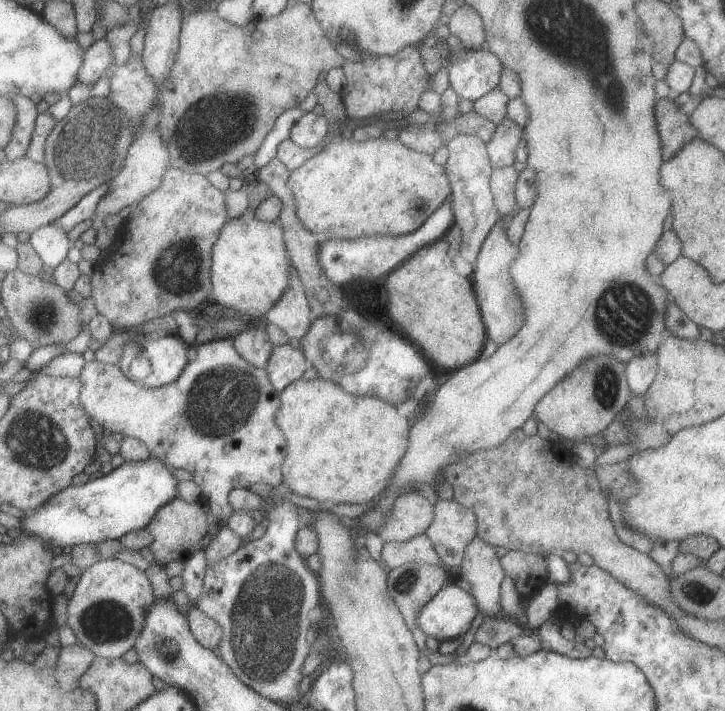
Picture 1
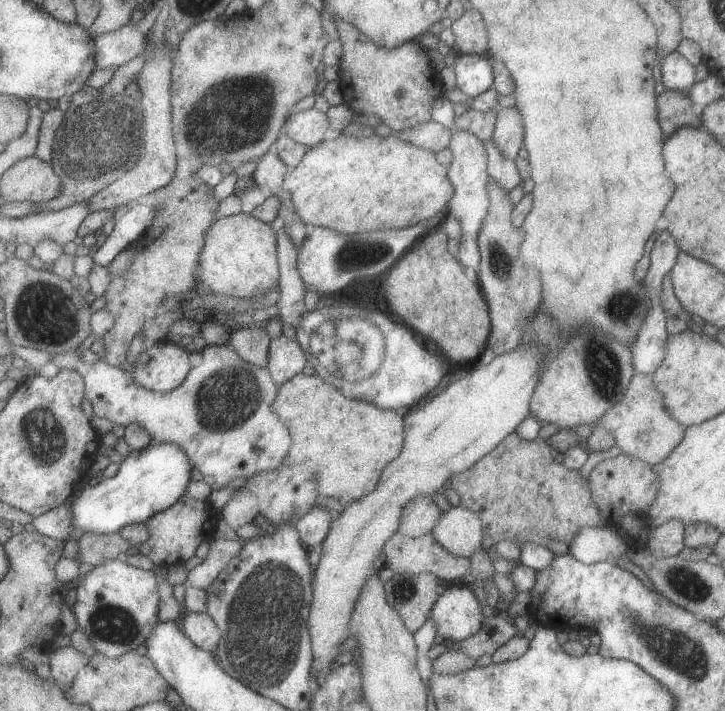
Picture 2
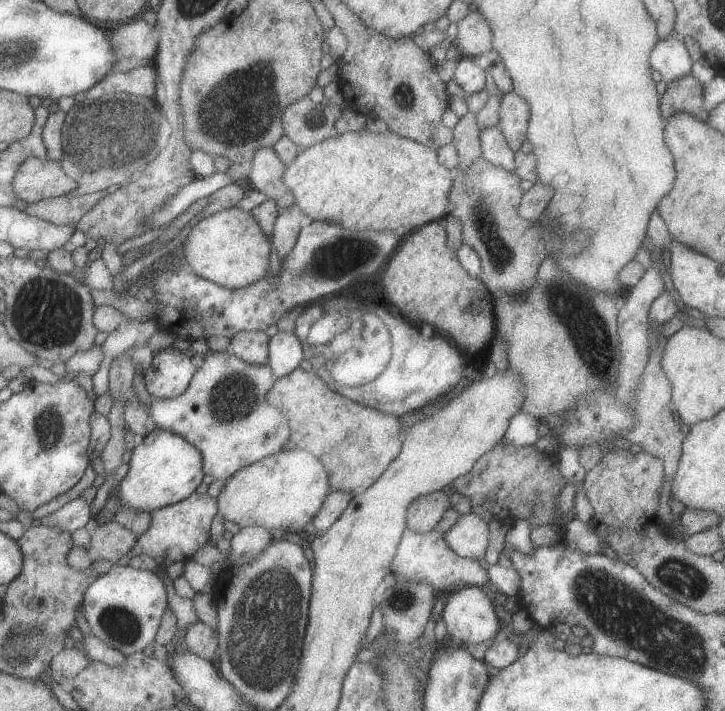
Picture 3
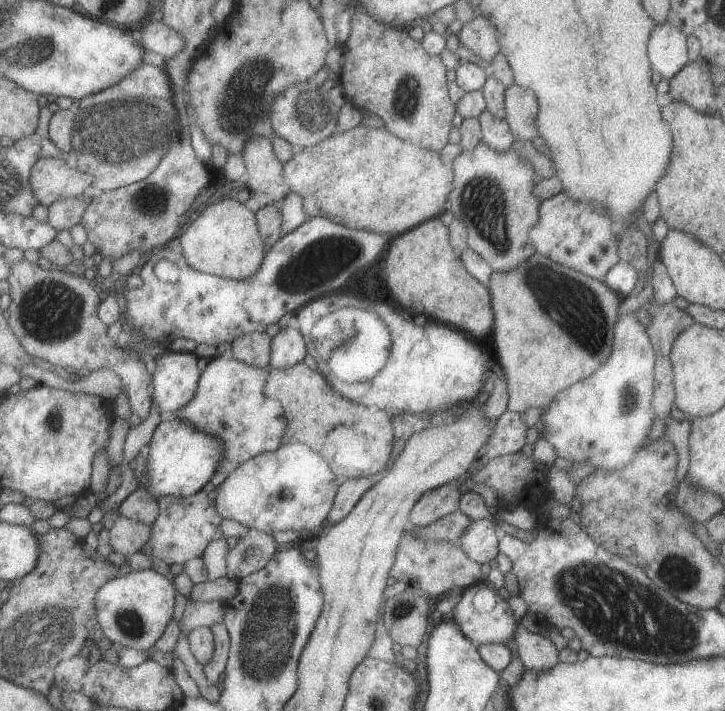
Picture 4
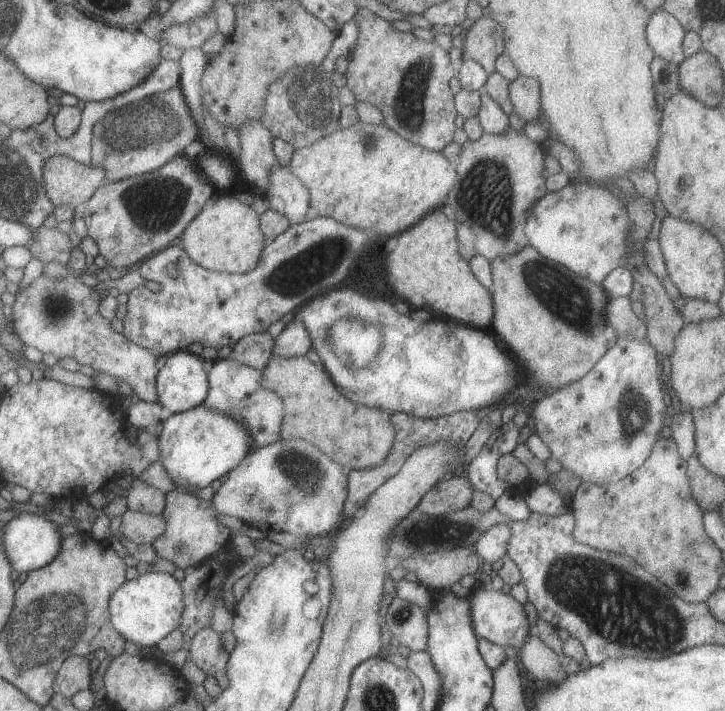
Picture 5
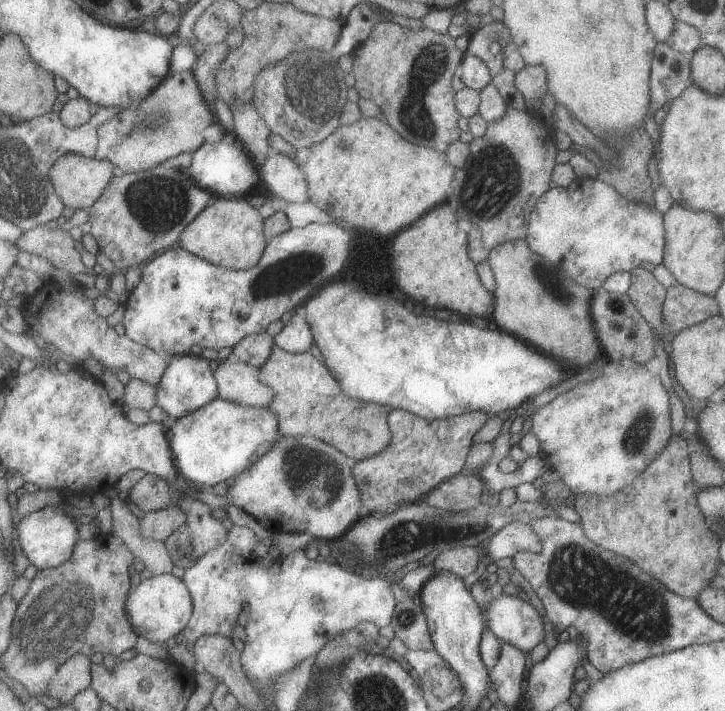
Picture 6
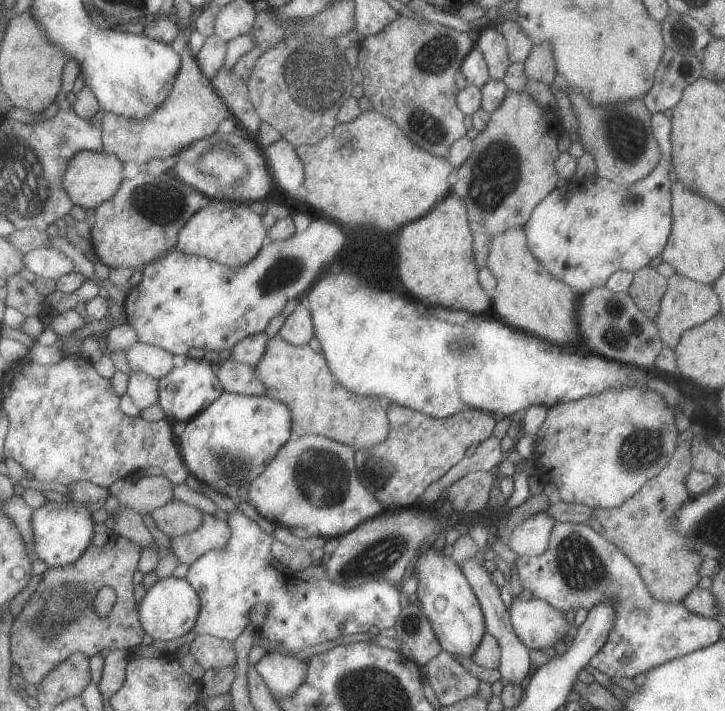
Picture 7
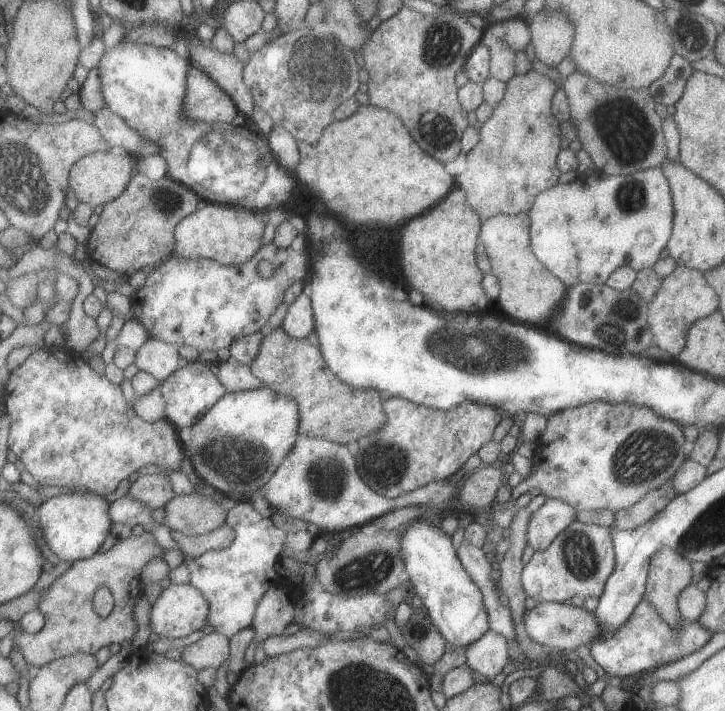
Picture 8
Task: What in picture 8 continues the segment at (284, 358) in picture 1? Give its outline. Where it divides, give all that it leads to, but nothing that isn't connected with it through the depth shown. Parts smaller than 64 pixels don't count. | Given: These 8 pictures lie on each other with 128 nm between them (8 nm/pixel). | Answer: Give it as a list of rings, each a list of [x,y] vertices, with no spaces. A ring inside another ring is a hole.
[[[304,290],[289,308],[283,328],[296,339],[307,338],[316,330],[316,316],[308,290]]]

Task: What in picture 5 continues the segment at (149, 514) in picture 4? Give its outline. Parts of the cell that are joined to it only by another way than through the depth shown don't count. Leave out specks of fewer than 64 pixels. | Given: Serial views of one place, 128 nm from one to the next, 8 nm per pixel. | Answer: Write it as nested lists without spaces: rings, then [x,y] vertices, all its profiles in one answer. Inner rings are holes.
[[[137,478],[130,486],[129,491],[128,510],[155,516],[165,513],[168,500],[166,494],[163,494],[159,488]]]

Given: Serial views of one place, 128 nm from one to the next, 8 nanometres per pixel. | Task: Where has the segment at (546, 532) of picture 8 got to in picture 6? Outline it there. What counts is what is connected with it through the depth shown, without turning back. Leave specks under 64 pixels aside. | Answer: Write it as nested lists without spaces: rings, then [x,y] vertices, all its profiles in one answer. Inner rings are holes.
[[[515,521],[500,528],[487,540],[482,549],[487,552],[488,561],[495,561],[499,558],[512,558],[519,551],[538,553],[541,547],[540,540],[531,525]]]

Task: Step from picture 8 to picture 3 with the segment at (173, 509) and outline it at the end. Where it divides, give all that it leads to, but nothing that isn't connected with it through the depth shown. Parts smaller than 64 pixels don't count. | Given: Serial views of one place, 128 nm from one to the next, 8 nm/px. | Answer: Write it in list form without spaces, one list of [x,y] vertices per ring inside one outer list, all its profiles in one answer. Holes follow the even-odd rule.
[[[110,520],[101,524],[93,535],[88,547],[89,556],[96,560],[109,560],[116,564],[123,556],[132,554],[140,539],[133,529],[123,526],[120,522]]]

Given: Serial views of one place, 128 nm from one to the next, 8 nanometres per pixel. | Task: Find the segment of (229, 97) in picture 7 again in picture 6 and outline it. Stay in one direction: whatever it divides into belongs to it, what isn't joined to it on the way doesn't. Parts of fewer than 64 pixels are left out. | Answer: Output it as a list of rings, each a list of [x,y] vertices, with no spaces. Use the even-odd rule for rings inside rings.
[[[243,100],[235,102],[232,112],[235,118],[236,136],[256,162],[257,168],[261,169],[273,151],[269,140],[272,130],[254,103],[249,104]]]

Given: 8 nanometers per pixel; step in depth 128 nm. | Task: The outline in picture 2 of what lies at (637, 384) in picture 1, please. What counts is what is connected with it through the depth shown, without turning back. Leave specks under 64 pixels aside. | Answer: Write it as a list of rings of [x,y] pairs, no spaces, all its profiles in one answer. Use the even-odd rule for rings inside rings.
[[[656,302],[646,312],[632,344],[632,367],[635,373],[651,375],[661,364],[668,335],[663,307]]]

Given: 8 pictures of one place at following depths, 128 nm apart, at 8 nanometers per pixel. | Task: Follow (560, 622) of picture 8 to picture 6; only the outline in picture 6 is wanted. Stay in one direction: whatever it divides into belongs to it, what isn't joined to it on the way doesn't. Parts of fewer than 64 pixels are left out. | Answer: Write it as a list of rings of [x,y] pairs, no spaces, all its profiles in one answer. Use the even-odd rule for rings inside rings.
[[[501,595],[492,597],[488,610],[483,613],[487,627],[500,641],[508,642],[523,652],[531,652],[532,648],[544,640],[544,620],[538,616],[537,609],[529,601],[519,599],[517,595]]]

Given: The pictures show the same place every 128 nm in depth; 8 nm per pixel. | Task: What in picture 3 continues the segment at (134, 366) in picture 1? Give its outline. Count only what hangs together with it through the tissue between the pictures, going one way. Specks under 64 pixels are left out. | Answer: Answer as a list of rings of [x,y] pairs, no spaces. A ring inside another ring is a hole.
[[[171,346],[153,354],[153,363],[144,376],[148,392],[157,399],[184,395],[198,371],[193,364],[193,355],[193,351]]]

